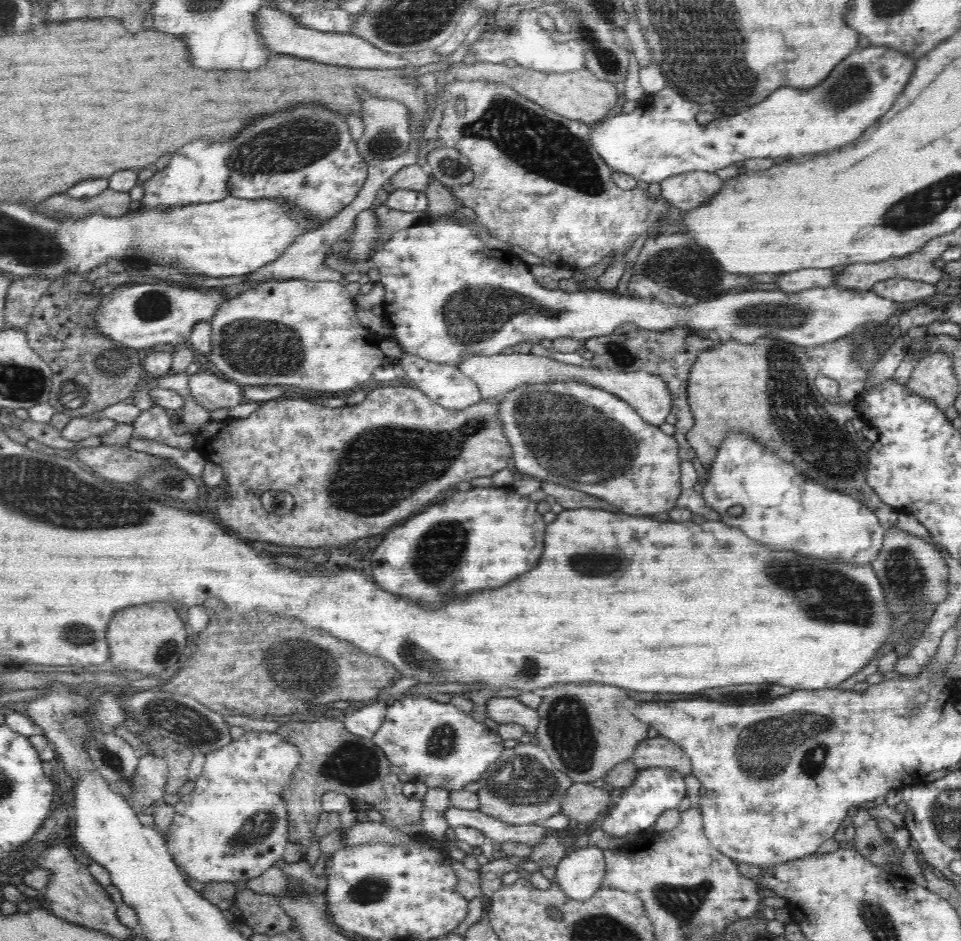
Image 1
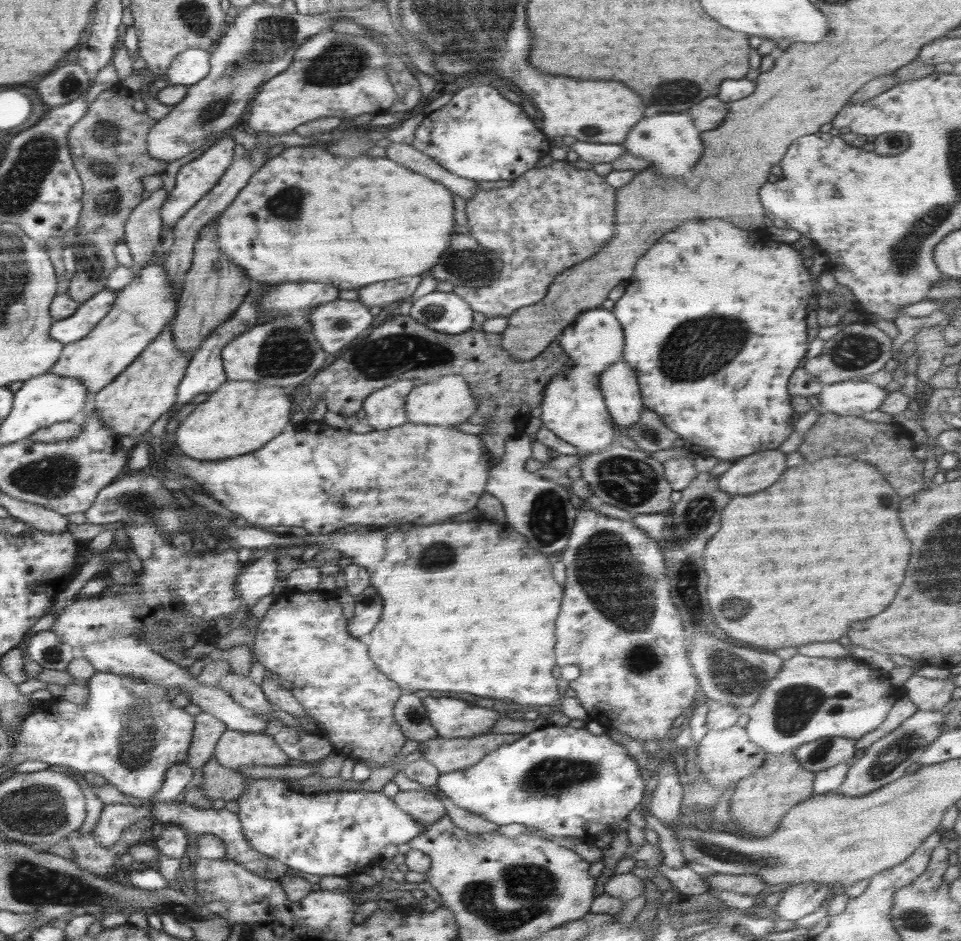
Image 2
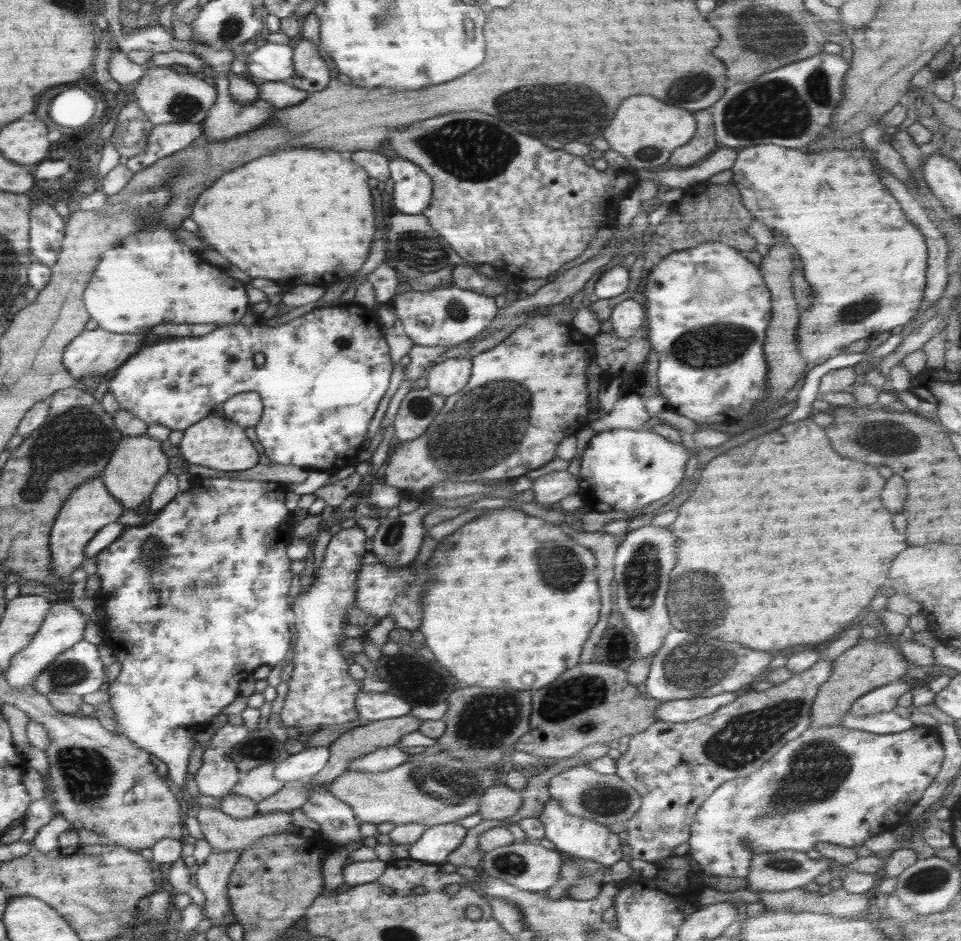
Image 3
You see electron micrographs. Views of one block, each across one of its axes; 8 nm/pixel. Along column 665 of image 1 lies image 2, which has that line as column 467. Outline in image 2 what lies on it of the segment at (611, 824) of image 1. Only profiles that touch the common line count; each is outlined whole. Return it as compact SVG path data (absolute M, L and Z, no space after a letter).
M548 722L540 730L493 750L475 766L441 774L435 786L443 789L444 795L458 808L478 814L488 822L499 826L514 822L524 824L534 832L542 830L540 833L546 838L558 836L559 841L564 837L597 836L604 828L627 820L629 812L640 807L646 785L638 771L638 762L628 755L626 747L608 737L606 732L597 736L586 727L557 726Z

